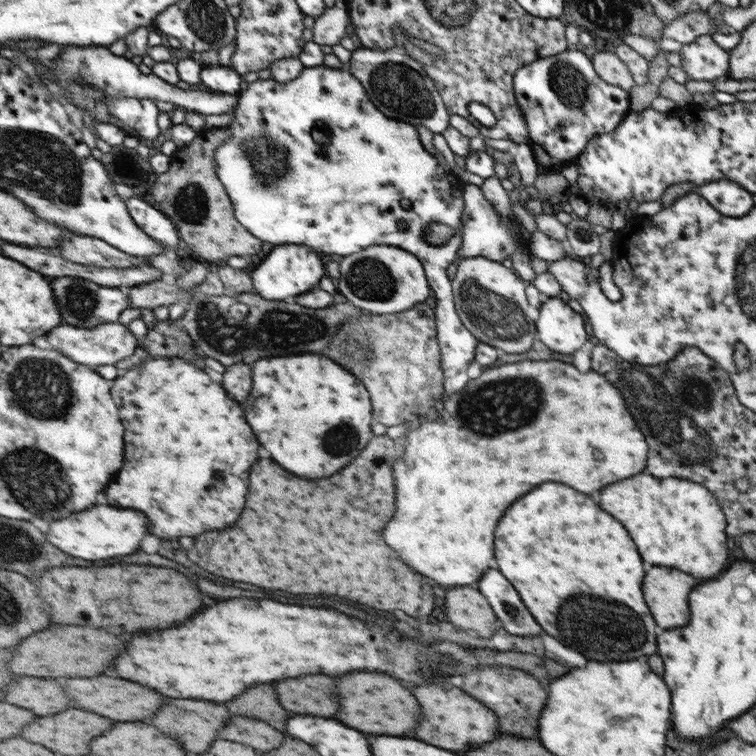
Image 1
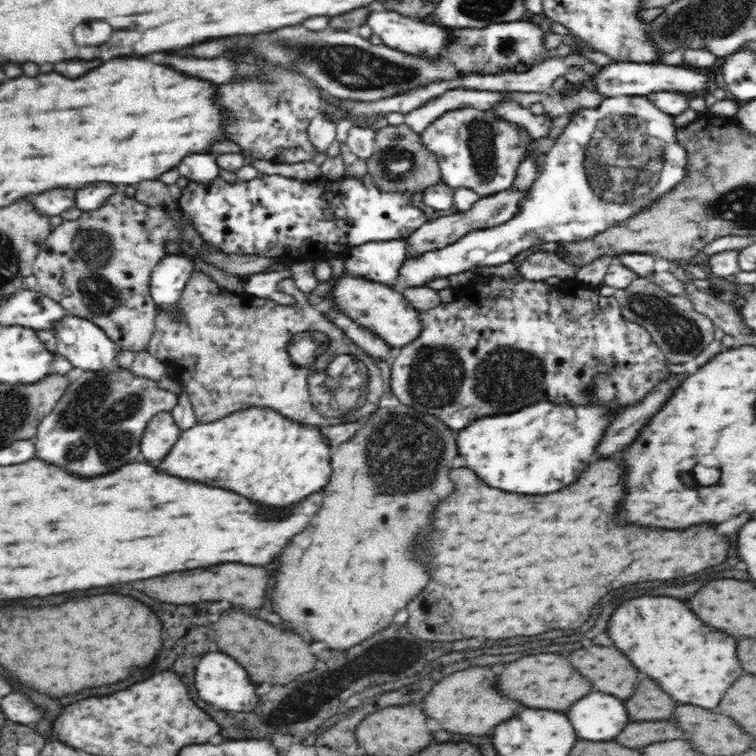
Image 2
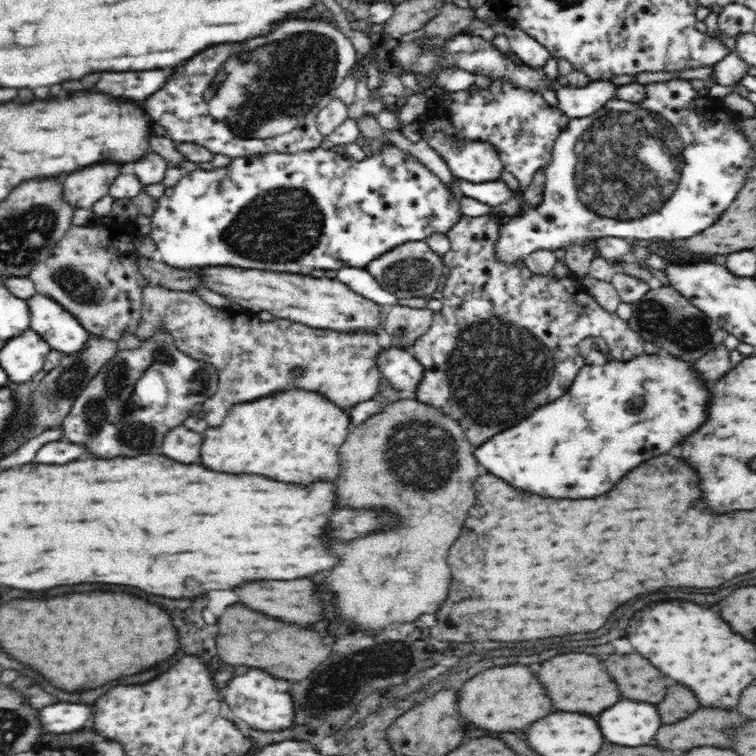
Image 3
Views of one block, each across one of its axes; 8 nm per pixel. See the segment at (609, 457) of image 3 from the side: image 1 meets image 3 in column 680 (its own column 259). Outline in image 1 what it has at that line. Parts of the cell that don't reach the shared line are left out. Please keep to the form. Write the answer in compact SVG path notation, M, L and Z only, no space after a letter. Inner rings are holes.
M321 354L283 356L273 360L258 360L253 365L253 390L247 406L247 420L255 428L261 444L273 454L283 468L307 478L327 478L341 470L349 460L355 459L369 438L372 402L367 388L331 358Z

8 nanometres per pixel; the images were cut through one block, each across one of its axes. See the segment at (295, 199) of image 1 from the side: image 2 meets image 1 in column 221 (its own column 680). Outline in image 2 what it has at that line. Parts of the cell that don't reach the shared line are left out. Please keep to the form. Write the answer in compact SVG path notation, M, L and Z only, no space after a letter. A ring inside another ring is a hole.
M612 96L612 98L604 98L601 100L600 106L596 108L582 109L579 113L576 113L568 126L559 134L555 140L554 146L550 148L550 151L545 152L542 156L542 162L540 164L541 172L538 178L531 184L531 189L525 196L525 199L521 202L520 210L518 214L494 228L485 228L470 231L465 233L464 236L460 236L458 240L453 241L452 244L442 245L440 248L425 249L424 252L410 253L402 260L400 268L396 270L397 282L394 283L395 287L403 289L405 287L419 287L424 286L431 280L437 278L448 278L452 274L460 274L460 272L466 272L476 266L498 266L507 262L511 262L517 255L526 251L530 247L540 245L542 242L572 242L572 240L586 240L590 236L600 232L606 225L616 224L618 220L624 220L624 216L632 216L632 212L636 212L636 208L640 208L640 204L648 204L648 200L656 200L656 196L660 196L662 192L668 192L668 190L676 184L678 180L684 177L684 160L685 152L680 145L677 144L675 138L675 132L678 128L674 125L673 116L662 112L647 96ZM620 196L626 196L628 200L630 198L638 198L638 200L632 200L632 204L606 204L602 198L606 200L614 200L618 202Z

